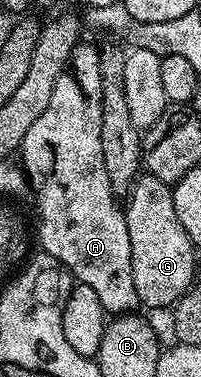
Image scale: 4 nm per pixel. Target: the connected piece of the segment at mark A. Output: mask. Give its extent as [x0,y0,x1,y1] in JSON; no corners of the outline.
[19,40,139,316]

